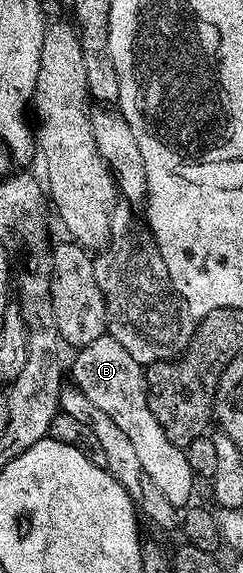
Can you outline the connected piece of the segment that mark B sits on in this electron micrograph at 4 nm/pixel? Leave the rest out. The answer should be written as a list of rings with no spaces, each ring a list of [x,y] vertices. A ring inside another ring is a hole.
[[[107,335],[94,339],[94,343],[83,346],[77,353],[80,354],[70,361],[71,384],[80,389],[82,395],[98,407],[98,411],[106,411],[106,415],[110,415],[110,419],[122,429],[138,454],[146,475],[154,479],[154,487],[158,487],[172,505],[187,506],[193,500],[194,474],[190,471],[190,463],[186,463],[184,450],[166,439],[158,419],[154,419],[154,411],[150,411],[144,369],[133,359],[130,351],[122,347],[122,343]]]

